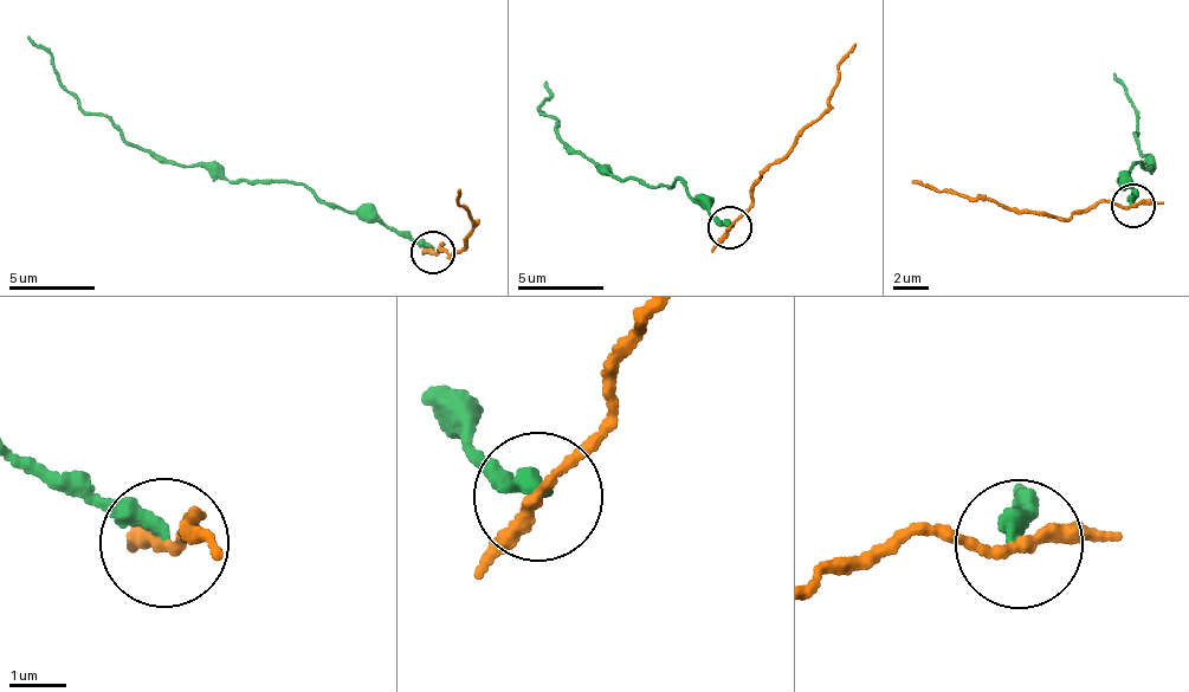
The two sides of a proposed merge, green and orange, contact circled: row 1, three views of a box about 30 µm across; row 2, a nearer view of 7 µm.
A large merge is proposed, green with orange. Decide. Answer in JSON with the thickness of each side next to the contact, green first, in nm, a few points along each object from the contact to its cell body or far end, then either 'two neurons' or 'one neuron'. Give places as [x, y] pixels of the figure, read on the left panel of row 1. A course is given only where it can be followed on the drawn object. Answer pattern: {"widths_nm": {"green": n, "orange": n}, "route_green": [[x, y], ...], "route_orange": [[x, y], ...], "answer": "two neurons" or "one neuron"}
{"widths_nm": {"green": 300, "orange": 190}, "route_green": [[431, 251], [367, 217], [323, 201], [301, 182], [228, 183], [201, 166], [156, 161], [62, 86], [30, 36]], "route_orange": [[432, 251], [439, 244], [446, 256], [466, 247], [475, 219], [456, 204], [458, 191]], "answer": "two neurons"}

